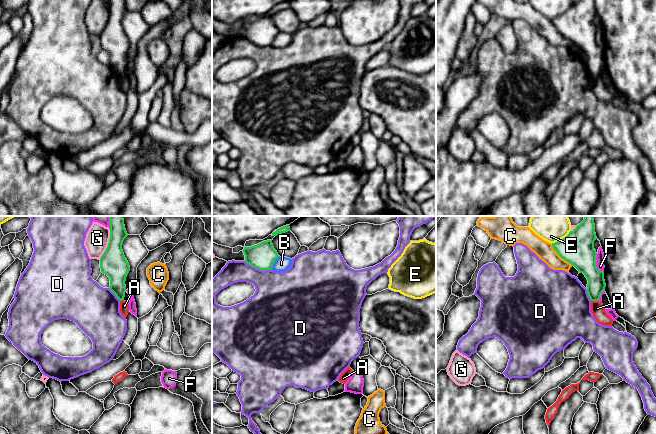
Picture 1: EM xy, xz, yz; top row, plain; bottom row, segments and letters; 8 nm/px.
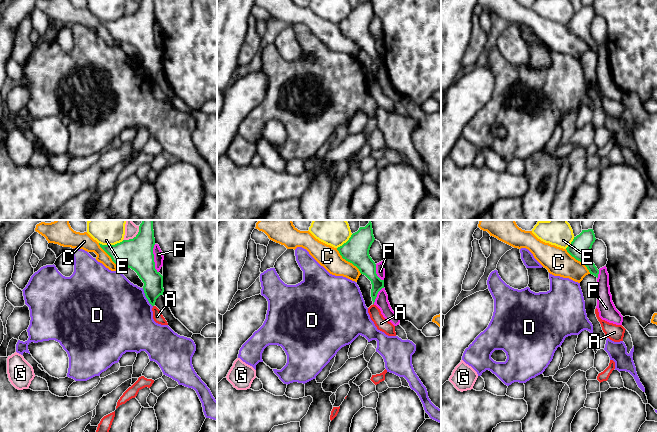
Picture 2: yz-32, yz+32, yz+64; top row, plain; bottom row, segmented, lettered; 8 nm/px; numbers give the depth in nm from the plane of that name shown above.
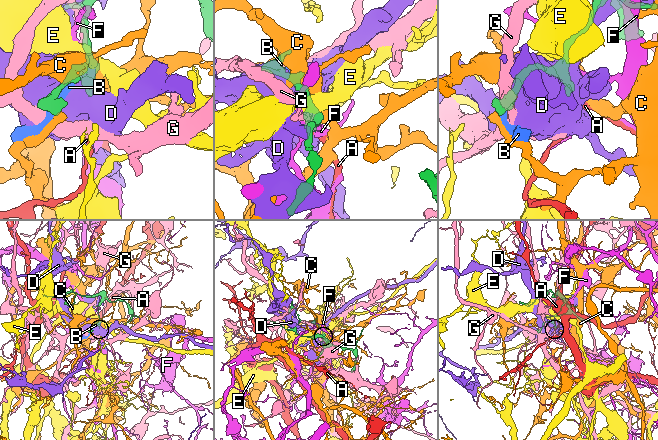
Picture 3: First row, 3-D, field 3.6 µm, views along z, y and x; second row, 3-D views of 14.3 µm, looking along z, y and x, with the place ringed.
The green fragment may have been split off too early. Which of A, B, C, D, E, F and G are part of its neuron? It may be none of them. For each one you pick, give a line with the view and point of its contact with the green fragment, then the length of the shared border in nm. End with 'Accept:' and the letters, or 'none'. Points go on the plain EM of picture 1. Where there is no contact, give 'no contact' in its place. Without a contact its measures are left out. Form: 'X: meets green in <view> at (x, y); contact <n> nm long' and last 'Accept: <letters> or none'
Accept: none

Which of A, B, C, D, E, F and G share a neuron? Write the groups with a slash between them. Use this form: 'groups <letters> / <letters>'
groups A / B / C / D / E / F / G

